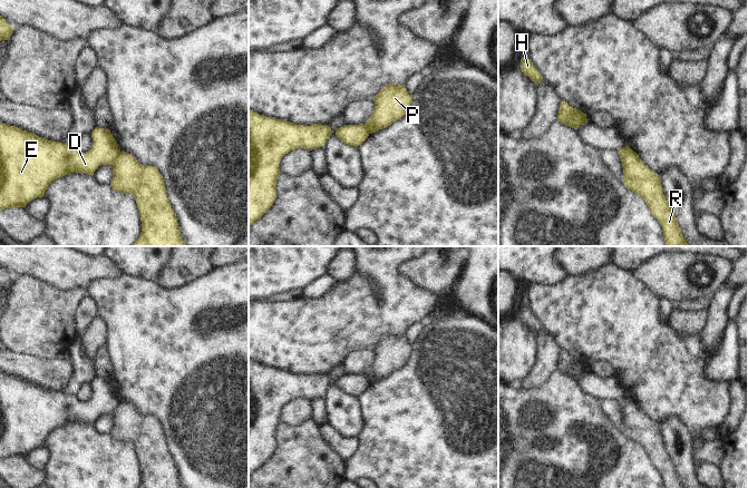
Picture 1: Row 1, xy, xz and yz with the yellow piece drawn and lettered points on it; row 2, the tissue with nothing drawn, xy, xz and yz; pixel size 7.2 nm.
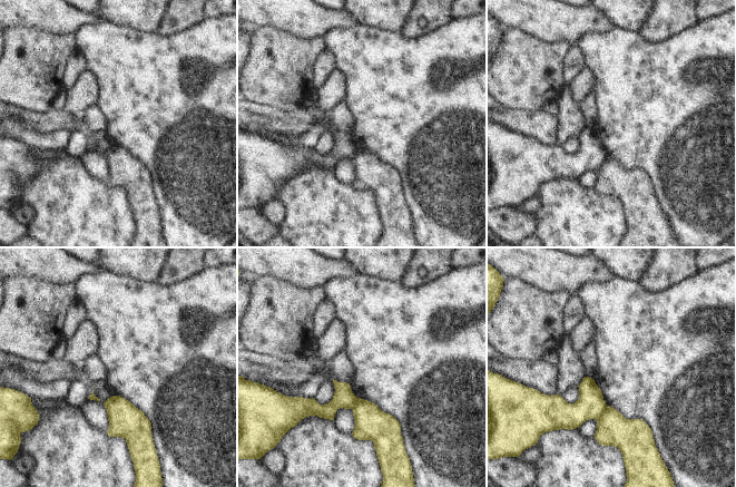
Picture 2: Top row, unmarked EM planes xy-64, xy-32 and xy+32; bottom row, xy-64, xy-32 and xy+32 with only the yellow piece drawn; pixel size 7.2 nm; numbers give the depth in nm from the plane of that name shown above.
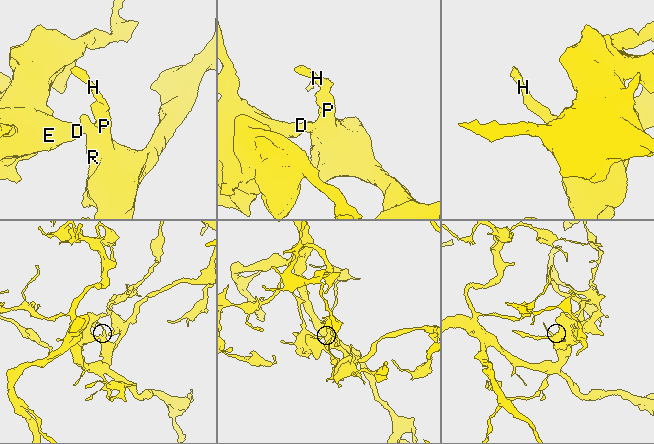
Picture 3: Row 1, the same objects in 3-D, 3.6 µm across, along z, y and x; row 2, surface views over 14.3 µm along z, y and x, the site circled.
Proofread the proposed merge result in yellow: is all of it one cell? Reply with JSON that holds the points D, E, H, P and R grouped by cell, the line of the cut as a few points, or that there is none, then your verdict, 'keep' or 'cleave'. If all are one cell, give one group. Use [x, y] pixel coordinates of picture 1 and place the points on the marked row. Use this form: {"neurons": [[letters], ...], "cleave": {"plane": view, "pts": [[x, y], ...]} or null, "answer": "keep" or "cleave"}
{"neurons": [["D", "E"], ["H", "P", "R"]], "cleave": {"plane": "xy", "pts": [[119, 150], [112, 164]]}, "answer": "cleave"}

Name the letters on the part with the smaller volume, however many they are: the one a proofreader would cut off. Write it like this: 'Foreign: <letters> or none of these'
Foreign: D, E

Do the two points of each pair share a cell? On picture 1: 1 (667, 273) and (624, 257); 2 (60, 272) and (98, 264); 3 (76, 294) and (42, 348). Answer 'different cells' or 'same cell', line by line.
1: different cells
2: same cell
3: same cell

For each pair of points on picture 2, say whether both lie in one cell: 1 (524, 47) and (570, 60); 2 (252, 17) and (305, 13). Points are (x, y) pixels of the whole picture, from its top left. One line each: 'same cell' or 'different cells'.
1: different cells
2: same cell

